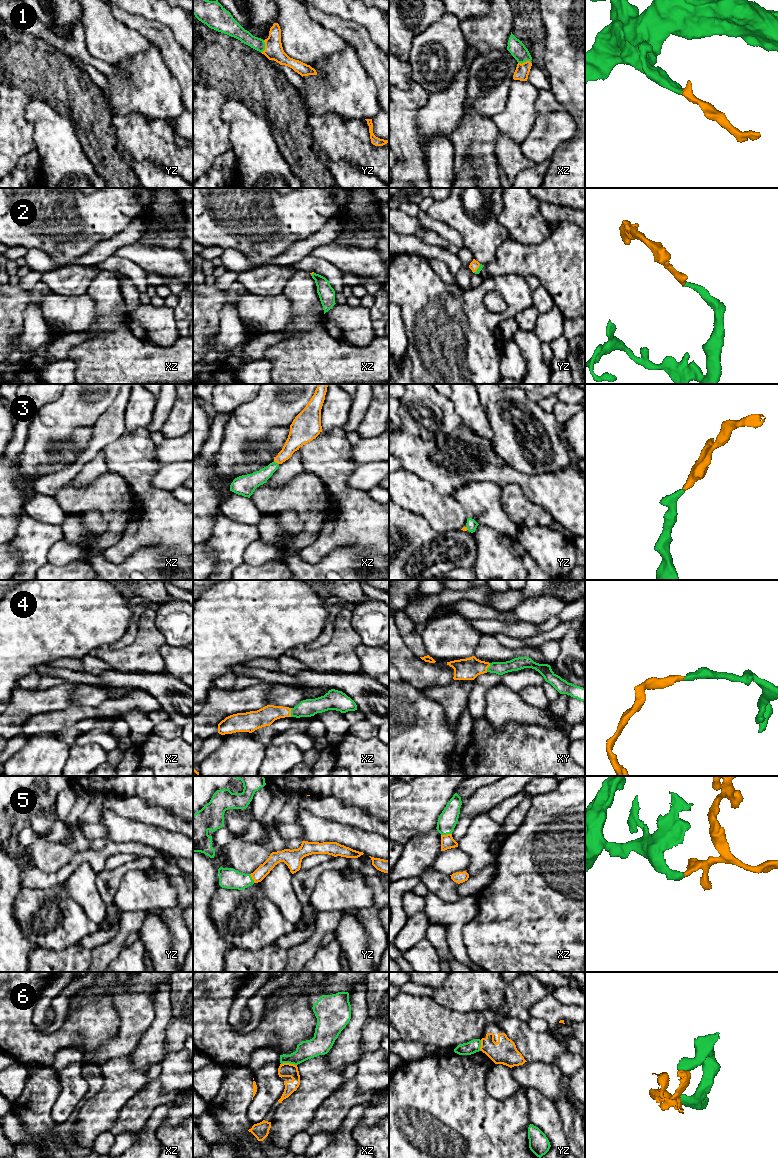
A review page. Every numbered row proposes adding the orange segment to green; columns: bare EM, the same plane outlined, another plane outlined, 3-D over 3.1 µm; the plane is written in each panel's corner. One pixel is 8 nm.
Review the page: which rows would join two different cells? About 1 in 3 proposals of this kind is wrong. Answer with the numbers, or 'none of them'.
6

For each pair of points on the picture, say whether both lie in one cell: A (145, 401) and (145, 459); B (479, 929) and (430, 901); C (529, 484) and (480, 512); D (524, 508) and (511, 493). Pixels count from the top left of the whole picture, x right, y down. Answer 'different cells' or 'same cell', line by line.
A: different cells
B: different cells
C: different cells
D: same cell

